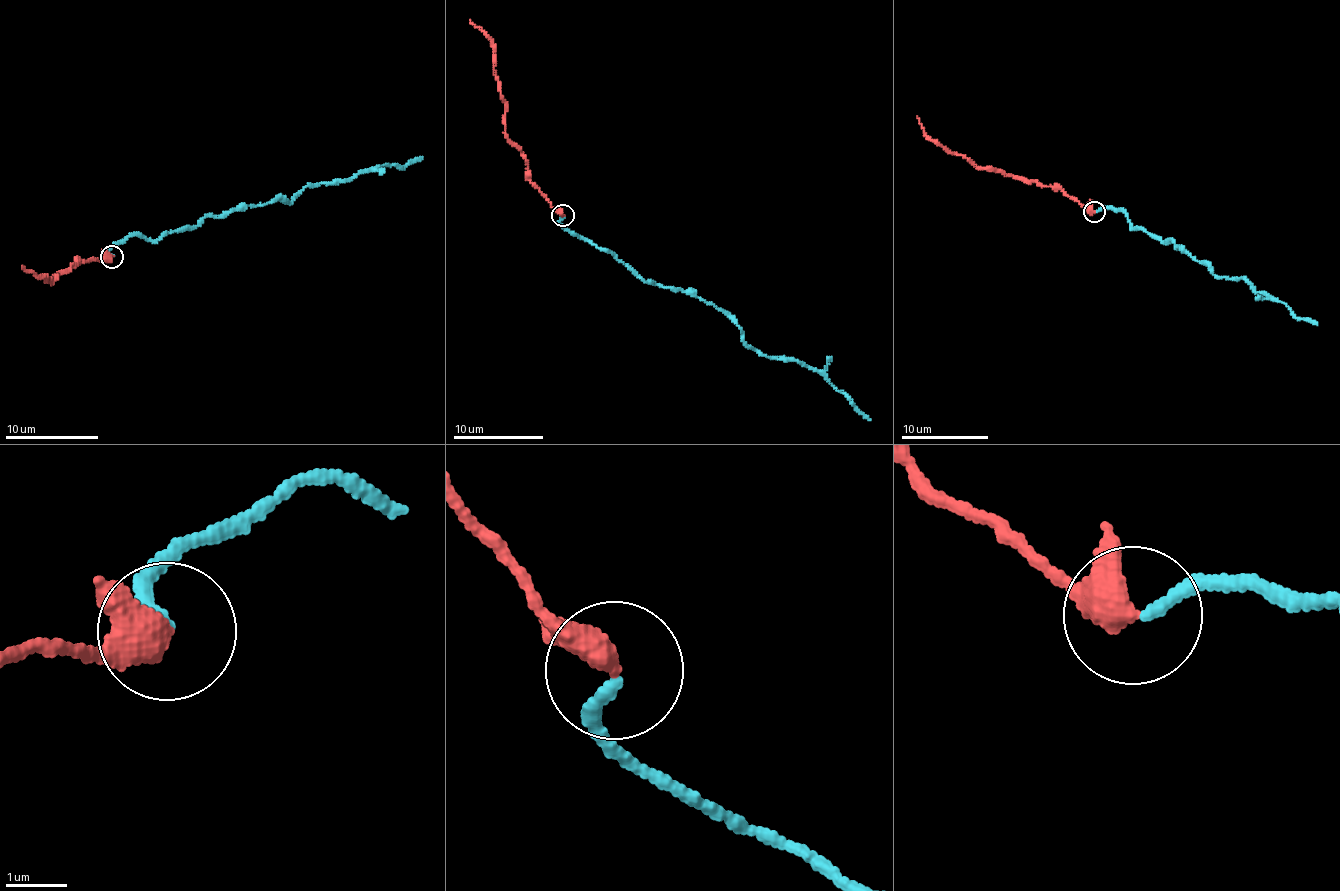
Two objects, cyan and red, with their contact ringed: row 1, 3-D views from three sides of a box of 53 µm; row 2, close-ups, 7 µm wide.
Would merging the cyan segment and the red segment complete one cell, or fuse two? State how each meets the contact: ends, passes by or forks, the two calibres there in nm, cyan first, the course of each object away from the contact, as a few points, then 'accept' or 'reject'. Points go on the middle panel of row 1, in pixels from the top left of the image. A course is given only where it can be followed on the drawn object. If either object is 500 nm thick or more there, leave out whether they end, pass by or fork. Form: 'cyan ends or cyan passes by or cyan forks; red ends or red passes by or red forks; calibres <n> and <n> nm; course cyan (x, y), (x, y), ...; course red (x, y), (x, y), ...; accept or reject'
cyan ends; red passes by; calibres 200 and 380 nm; course cyan (562, 215), (560, 223), (646, 281), (711, 302), (741, 329), (746, 345), (816, 369), (870, 419); course red (562, 215), (530, 180), (528, 160), (507, 139), (505, 105), (493, 75), (493, 47), (470, 20); accept

